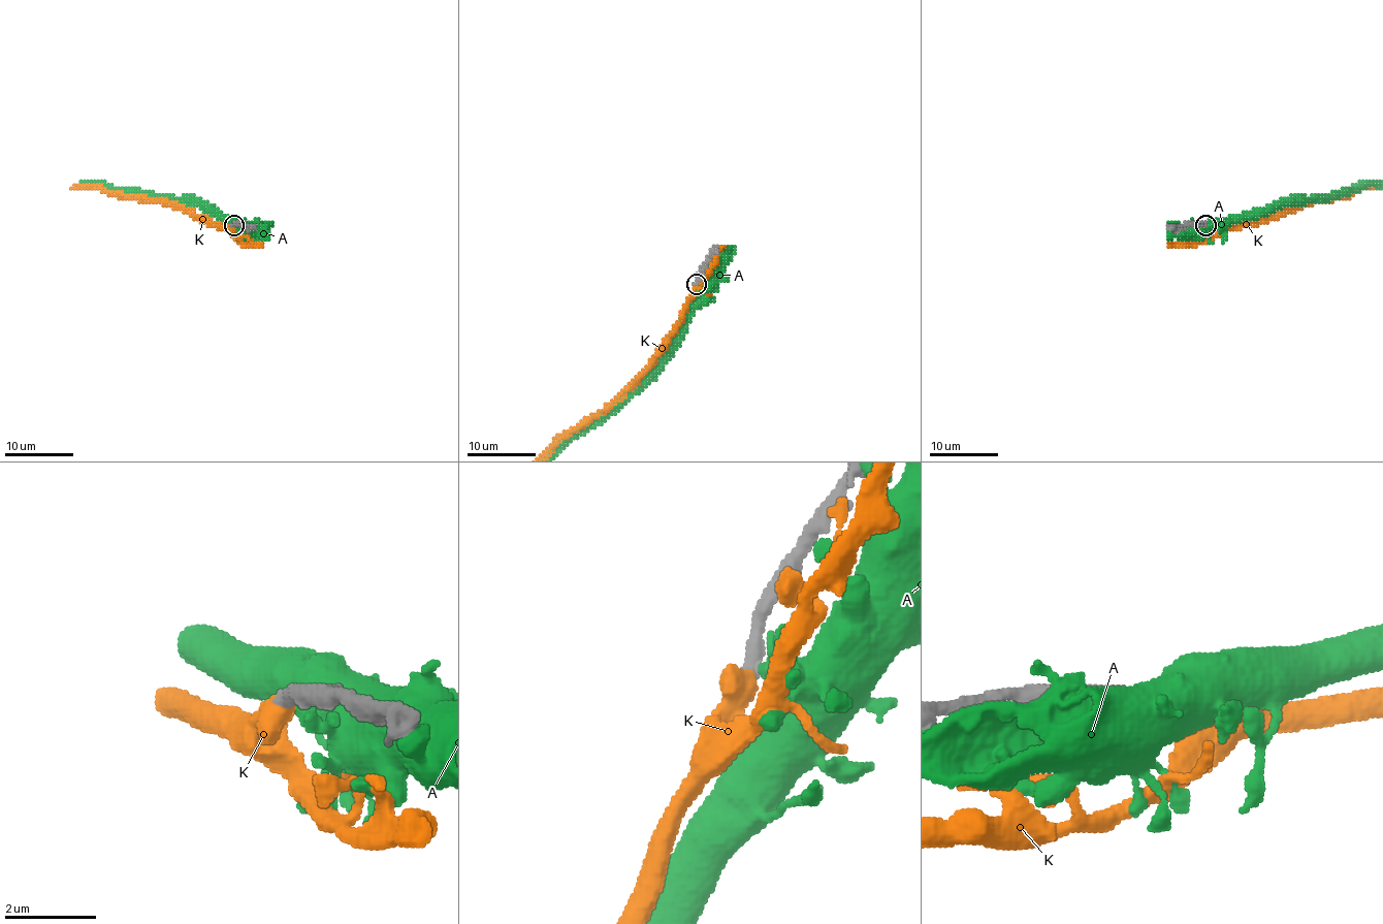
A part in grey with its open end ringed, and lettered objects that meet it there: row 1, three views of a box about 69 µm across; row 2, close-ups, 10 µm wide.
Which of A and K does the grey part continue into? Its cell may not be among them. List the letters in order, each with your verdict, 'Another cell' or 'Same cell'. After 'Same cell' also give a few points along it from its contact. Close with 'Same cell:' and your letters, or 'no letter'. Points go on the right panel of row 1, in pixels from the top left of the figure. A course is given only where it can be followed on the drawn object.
A: Another cell
K: Same cell
Same cell: K

